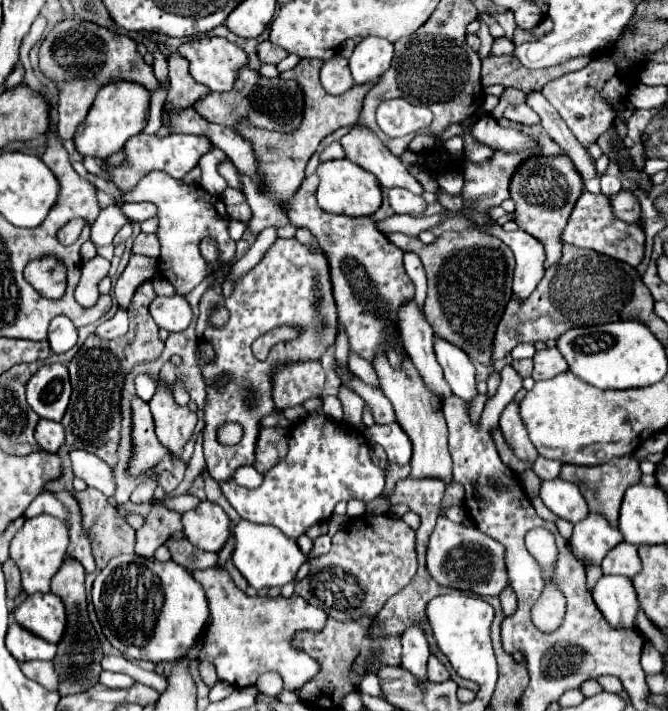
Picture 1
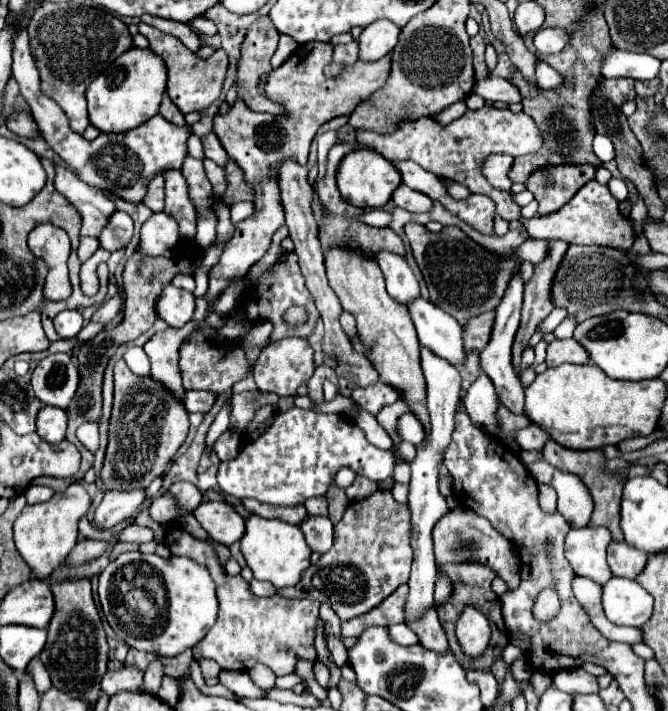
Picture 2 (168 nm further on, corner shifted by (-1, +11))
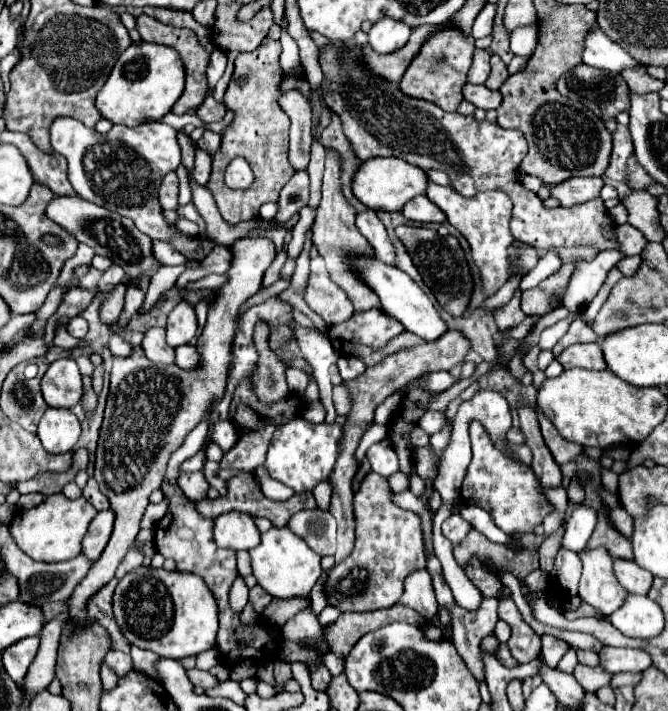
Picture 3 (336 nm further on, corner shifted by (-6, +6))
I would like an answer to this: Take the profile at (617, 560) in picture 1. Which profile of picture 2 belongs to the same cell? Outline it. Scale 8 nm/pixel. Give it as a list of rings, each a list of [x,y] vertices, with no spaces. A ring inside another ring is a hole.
[[[612,541],[608,545],[608,565],[612,575],[634,579],[646,565],[648,555],[626,541]]]

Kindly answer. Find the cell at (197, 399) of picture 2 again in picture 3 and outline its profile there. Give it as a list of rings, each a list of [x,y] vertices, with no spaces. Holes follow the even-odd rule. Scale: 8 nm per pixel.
[[[209,418],[203,420],[195,430],[191,430],[183,442],[183,446],[171,454],[169,458],[169,464],[167,464],[167,476],[161,484],[161,490],[169,502],[169,508],[165,512],[165,516],[157,522],[155,526],[155,548],[159,554],[163,554],[165,558],[171,558],[175,560],[177,564],[177,570],[179,572],[193,572],[197,576],[201,576],[205,580],[205,584],[209,586],[209,590],[213,592],[215,596],[215,602],[217,602],[217,608],[219,608],[219,634],[217,634],[217,646],[219,650],[225,654],[225,658],[231,662],[231,664],[237,664],[245,658],[251,658],[255,662],[261,662],[265,656],[269,656],[273,650],[275,650],[275,642],[273,638],[269,636],[269,628],[265,630],[265,624],[263,622],[257,622],[253,626],[245,626],[237,614],[231,612],[231,606],[229,606],[229,591],[235,578],[238,576],[236,567],[236,551],[234,550],[221,550],[217,548],[217,544],[213,542],[213,518],[205,518],[197,512],[195,508],[195,502],[189,500],[187,496],[183,496],[183,492],[179,490],[177,486],[177,472],[179,472],[179,466],[185,458],[193,456],[205,442],[207,438],[207,430],[209,430]],[[229,636],[245,636],[249,638],[249,644],[243,648],[239,646],[237,650],[237,656],[229,656],[227,654],[227,642],[229,642]]]

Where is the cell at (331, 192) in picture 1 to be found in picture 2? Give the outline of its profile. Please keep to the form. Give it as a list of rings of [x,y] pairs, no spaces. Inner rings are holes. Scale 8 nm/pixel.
[[[362,149],[362,151],[350,151],[346,157],[342,157],[336,171],[336,185],[338,185],[340,197],[348,201],[350,205],[362,207],[362,209],[376,209],[376,207],[386,205],[392,191],[400,185],[400,177],[394,165],[386,161],[382,155]]]

